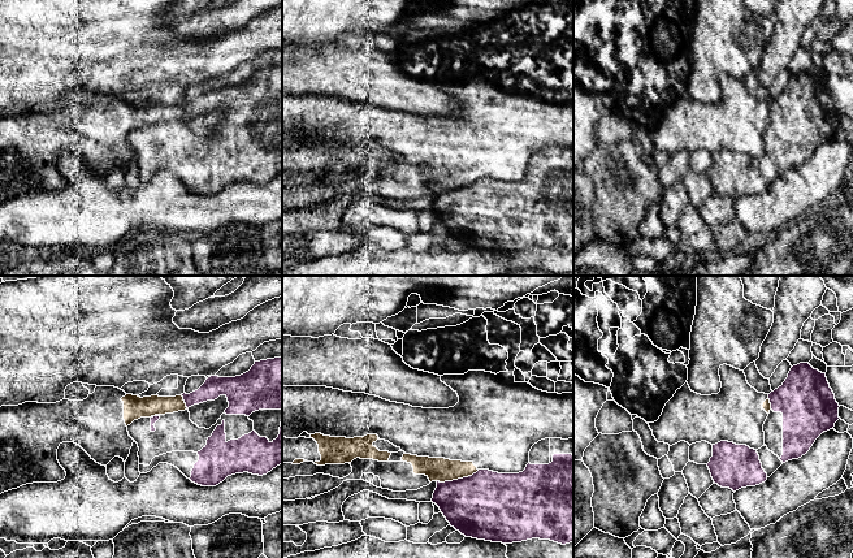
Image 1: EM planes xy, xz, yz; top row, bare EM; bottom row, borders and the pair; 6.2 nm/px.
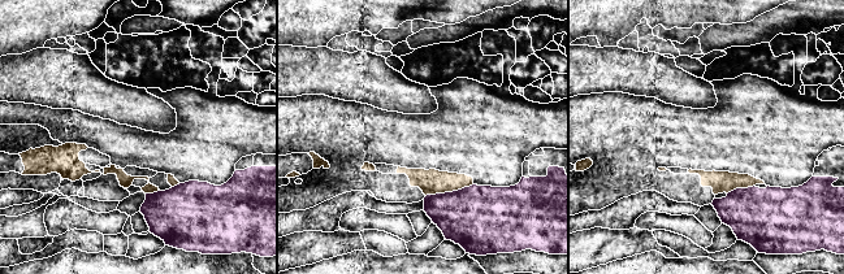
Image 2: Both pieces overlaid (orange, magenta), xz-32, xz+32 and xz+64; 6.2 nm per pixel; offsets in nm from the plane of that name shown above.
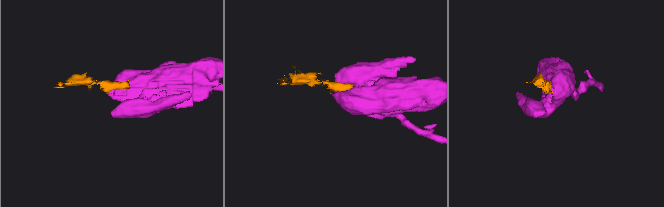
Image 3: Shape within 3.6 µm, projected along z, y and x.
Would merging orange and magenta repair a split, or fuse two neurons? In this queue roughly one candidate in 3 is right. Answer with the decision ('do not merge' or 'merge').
do not merge

